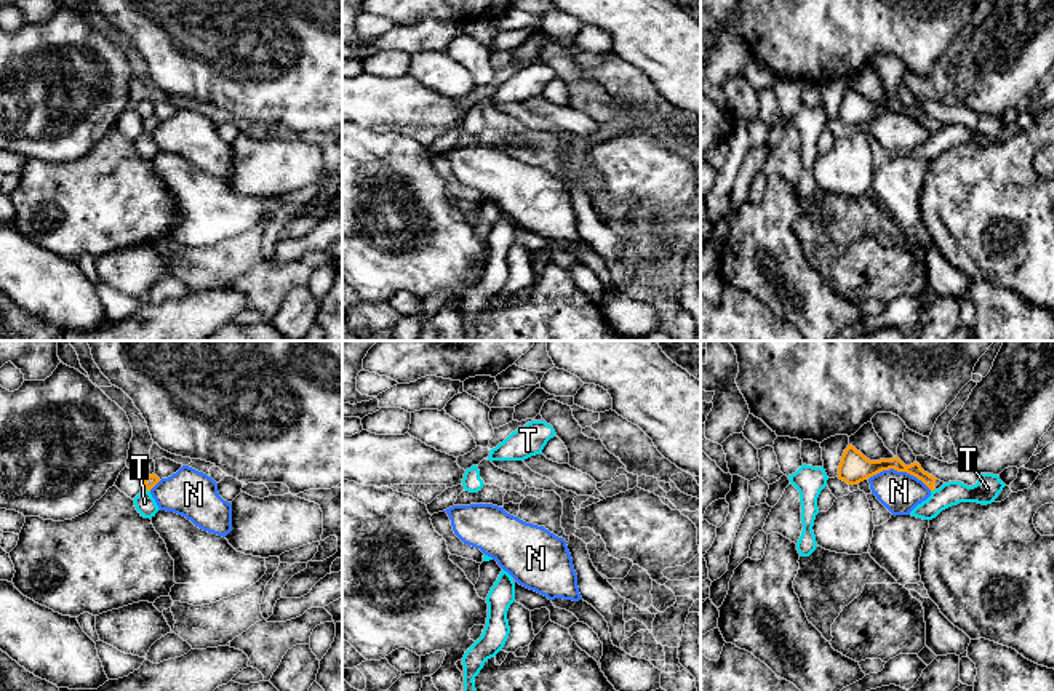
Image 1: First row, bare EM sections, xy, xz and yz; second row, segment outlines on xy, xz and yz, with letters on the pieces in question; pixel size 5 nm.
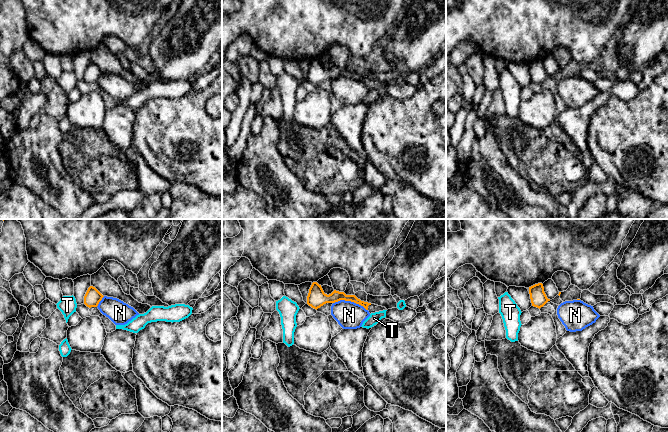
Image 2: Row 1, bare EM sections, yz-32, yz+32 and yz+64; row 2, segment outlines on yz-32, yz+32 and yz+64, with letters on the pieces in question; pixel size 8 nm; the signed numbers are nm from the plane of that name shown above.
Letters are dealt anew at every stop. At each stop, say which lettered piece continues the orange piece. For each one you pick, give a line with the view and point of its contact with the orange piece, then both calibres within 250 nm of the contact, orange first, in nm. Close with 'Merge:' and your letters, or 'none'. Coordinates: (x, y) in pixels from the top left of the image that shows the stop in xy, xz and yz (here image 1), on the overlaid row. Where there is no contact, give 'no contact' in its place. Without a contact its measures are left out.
Merge: none

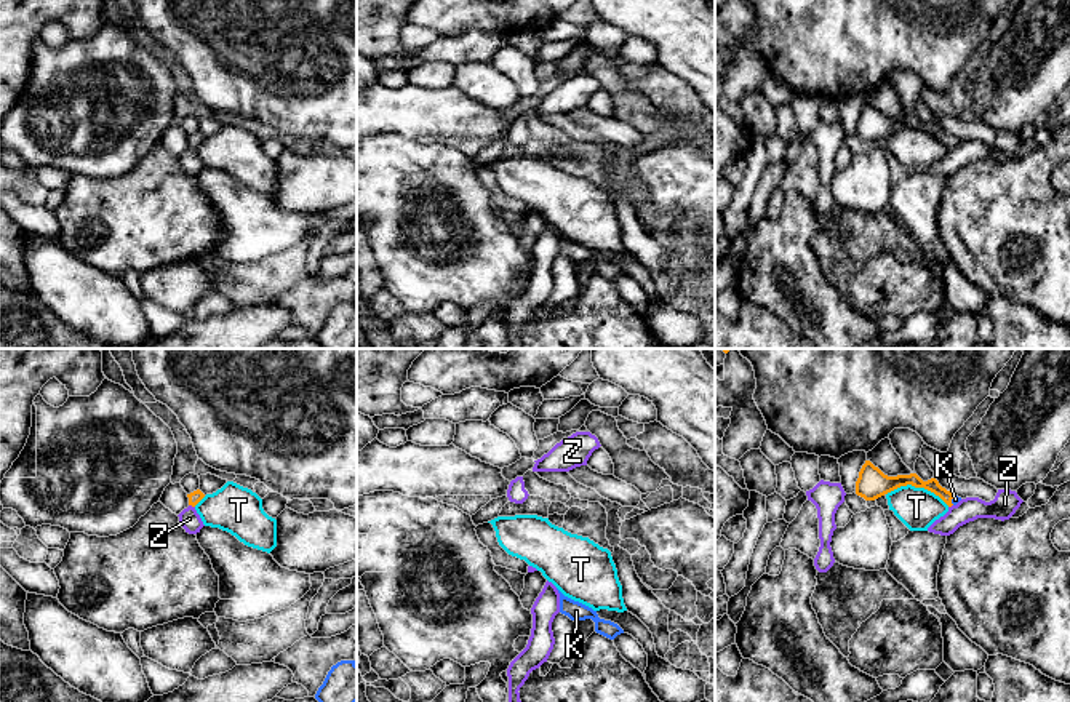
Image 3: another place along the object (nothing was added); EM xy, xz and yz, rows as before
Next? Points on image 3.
K: meets orange in yz at (952, 498); 70 nm thick on the orange side, 40 nm on the other
Merge: K

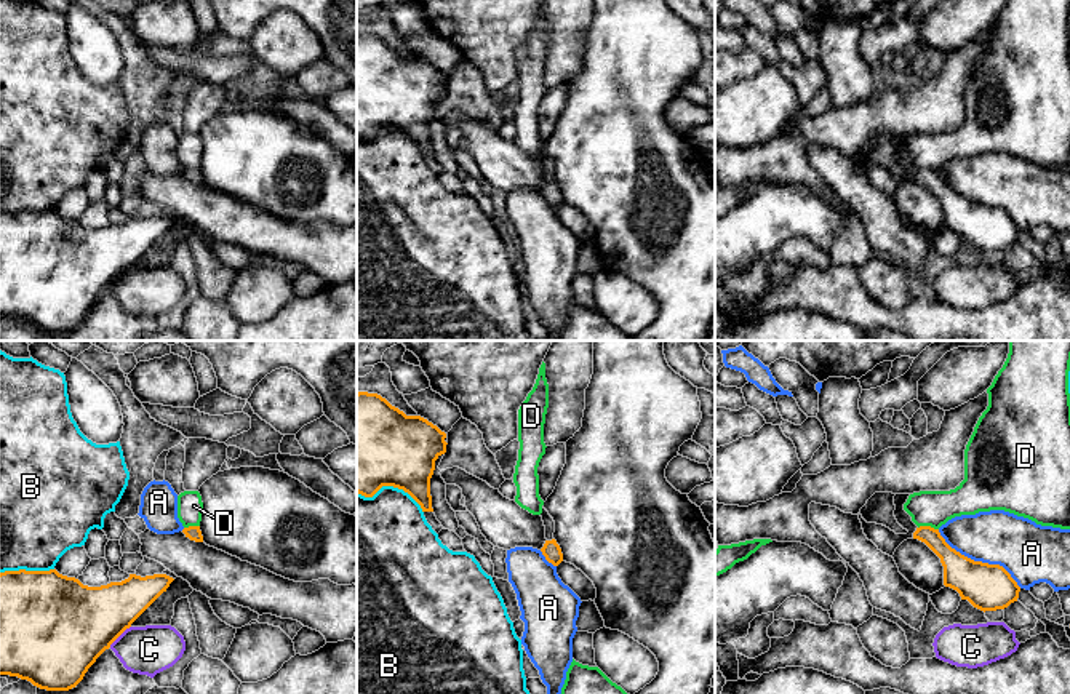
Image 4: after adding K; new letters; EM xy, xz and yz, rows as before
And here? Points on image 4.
Merge: none

